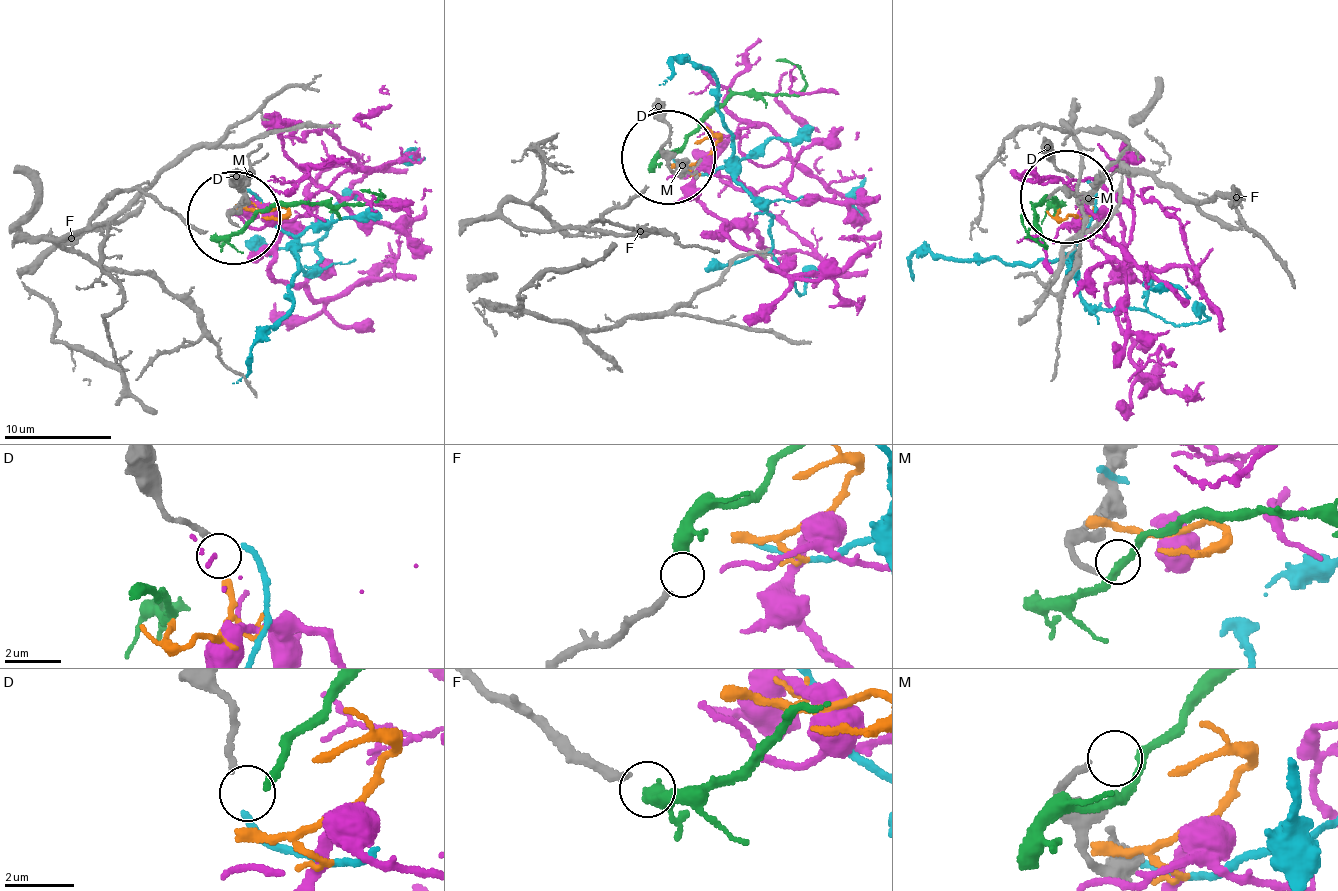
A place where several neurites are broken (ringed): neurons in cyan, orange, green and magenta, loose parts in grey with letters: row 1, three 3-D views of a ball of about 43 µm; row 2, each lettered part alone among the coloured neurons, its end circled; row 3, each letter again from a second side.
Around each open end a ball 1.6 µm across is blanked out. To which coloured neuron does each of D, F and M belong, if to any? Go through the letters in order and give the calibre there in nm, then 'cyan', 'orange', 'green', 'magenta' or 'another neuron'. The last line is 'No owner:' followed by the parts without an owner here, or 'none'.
D: 170 nm | cyan
F: 240 nm | green
M: 170 nm | another neuron
No owner: M

